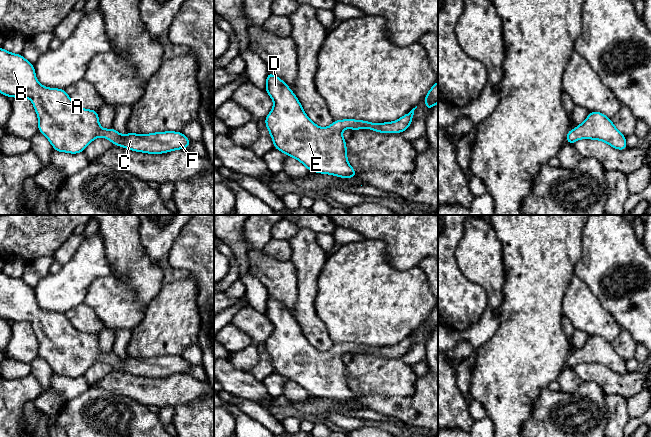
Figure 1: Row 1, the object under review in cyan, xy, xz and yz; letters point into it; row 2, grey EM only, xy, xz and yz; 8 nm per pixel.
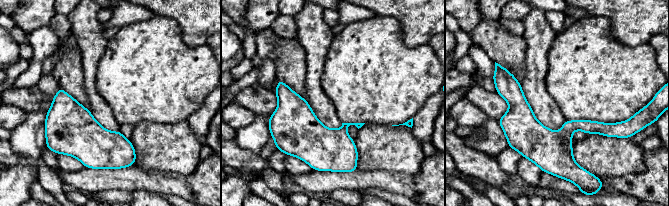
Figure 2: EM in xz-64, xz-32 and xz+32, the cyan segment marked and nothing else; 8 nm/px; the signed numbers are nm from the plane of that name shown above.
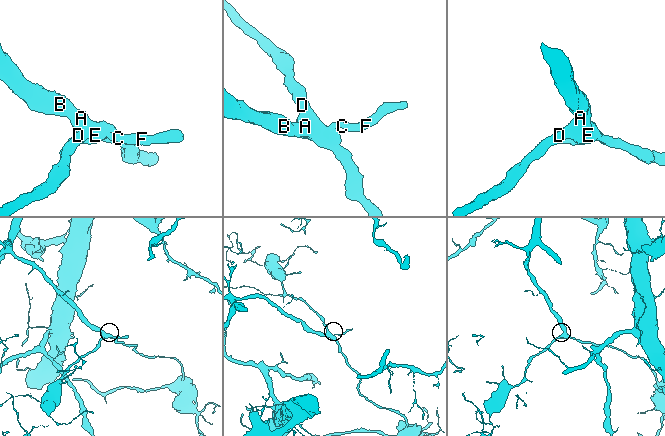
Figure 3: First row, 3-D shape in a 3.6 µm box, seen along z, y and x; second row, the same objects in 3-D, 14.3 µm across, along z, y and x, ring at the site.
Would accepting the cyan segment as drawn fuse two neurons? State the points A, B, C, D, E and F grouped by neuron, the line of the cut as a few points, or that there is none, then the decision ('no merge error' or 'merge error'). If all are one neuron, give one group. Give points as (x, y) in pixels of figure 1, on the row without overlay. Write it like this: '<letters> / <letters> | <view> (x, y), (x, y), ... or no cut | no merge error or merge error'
A B C D E F | no cut | no merge error

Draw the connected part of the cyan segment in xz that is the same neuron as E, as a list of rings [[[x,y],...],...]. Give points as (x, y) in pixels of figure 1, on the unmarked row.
[[[270,295],[266,301],[265,314],[274,326],[273,333],[264,343],[274,373],[297,383],[310,396],[341,402],[352,403],[358,397],[348,387],[346,364],[341,358],[343,353],[402,357],[411,349],[414,334],[417,332],[416,330],[394,346],[372,347],[344,343],[334,344],[330,350],[322,352],[308,342],[290,311]]]

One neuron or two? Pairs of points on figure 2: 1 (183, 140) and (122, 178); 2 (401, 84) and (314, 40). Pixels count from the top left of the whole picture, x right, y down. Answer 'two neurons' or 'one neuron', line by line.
1: two neurons
2: two neurons

